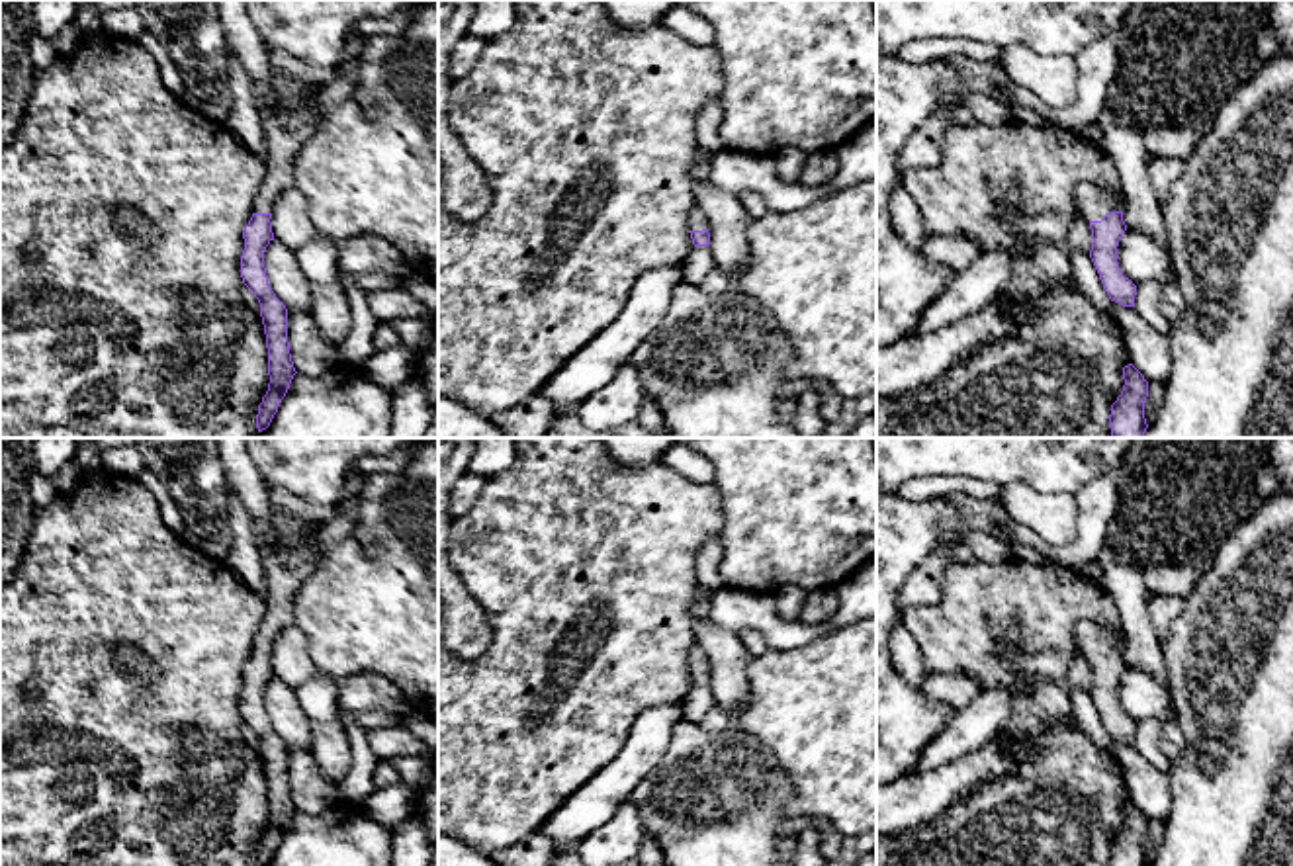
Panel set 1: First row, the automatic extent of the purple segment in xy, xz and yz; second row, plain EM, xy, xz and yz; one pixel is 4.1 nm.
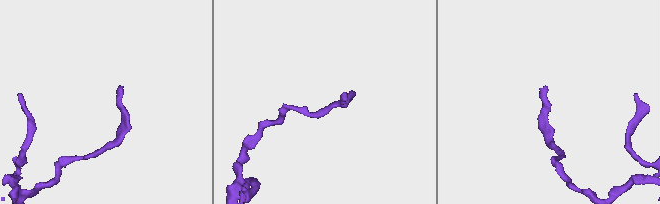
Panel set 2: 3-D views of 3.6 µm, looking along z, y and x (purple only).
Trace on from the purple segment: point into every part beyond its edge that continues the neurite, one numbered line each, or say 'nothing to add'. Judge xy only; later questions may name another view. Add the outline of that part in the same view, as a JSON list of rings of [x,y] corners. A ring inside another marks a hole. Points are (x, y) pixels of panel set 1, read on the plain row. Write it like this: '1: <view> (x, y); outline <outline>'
1: xy (288, 558); outline [[[274,498],[270,518],[254,524],[266,604],[254,635],[254,651],[272,651],[276,635],[293,622],[297,590],[321,561],[319,551],[311,545],[311,536],[319,528],[288,516]]]

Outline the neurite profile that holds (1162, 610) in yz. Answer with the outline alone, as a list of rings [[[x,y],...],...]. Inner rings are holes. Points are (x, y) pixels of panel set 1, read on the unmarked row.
[[[1150,596],[1146,608],[1160,645],[1168,639],[1170,624],[1182,614],[1185,598]]]

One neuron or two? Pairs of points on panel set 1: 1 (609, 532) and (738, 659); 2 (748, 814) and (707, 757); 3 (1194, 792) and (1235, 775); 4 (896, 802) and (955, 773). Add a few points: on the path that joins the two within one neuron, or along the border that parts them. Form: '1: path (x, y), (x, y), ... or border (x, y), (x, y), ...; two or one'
1: border (699, 585), (693, 606), (693, 642); two
2: path (734, 800), (707, 771); one
3: path (1203, 792), (1217, 792), (1225, 784); one
4: path (910, 800), (941, 786); one

